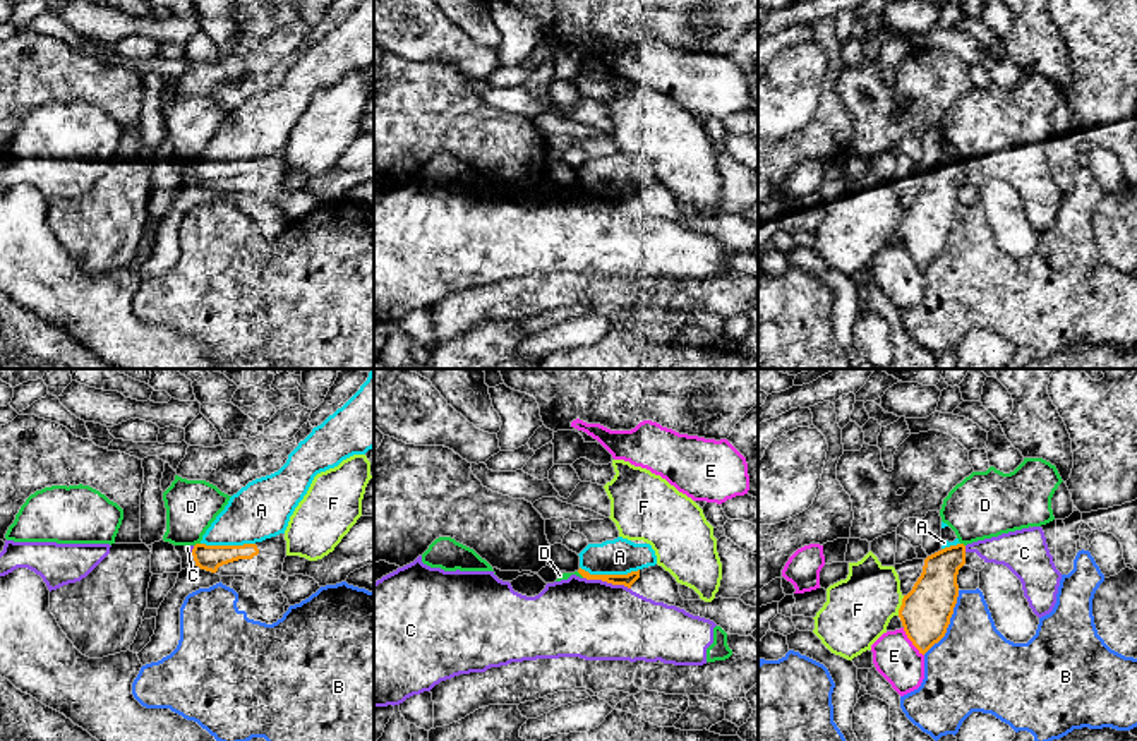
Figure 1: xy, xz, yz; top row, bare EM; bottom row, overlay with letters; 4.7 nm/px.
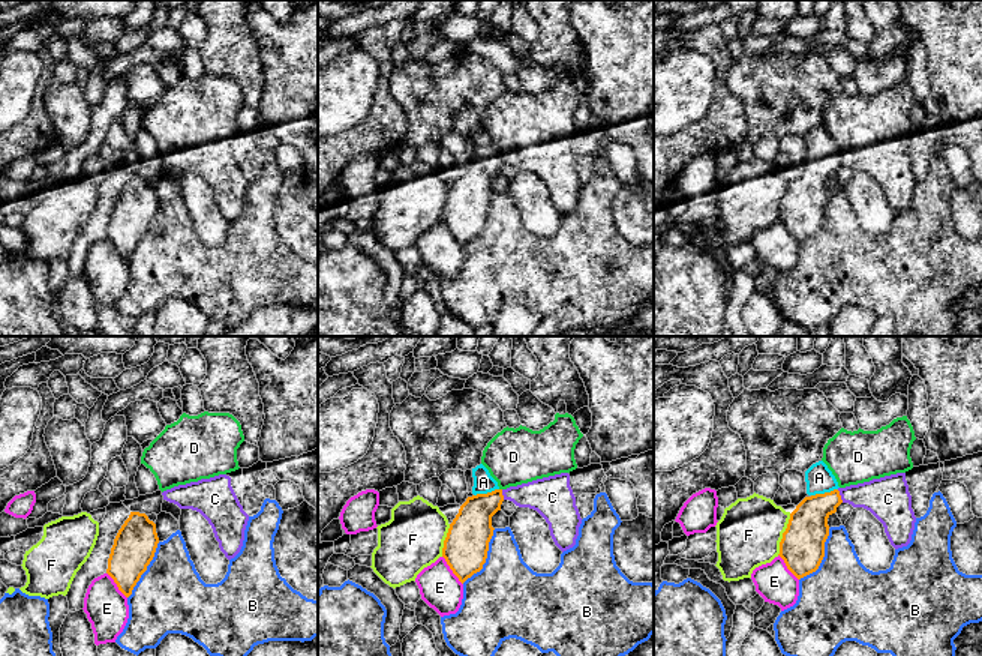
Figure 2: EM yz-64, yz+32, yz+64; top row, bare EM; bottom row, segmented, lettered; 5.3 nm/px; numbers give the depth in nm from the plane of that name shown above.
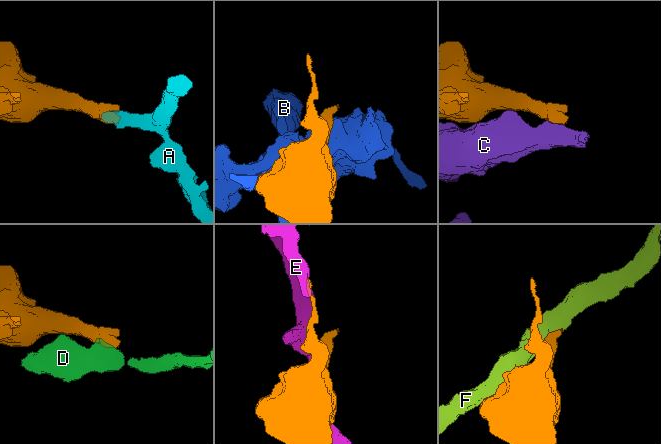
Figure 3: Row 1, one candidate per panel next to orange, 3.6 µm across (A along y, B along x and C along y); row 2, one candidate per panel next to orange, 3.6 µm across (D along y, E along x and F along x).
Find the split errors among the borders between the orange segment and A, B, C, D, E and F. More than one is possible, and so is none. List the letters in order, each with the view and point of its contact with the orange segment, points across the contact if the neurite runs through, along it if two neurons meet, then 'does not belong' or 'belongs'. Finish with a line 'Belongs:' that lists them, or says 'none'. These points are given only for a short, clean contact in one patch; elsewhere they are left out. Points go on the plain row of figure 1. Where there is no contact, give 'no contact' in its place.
A: xz (609, 191) | across xz (630, 194), (626, 191), (609, 191), (619, 172) | belongs
B: yz (949, 239) | does not belong
C: xz (607, 198) | along xz (583, 192), (623, 199), (630, 204) | does not belong
D: xy (196, 160) | along xy (199, 158), (194, 162) | does not belong
E: yz (911, 256) | does not belong
F: yz (901, 222) | along yz (904, 211), (897, 230) | does not belong
Belongs: A

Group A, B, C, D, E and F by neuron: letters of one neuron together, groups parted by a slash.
A / B / C D / E / F

